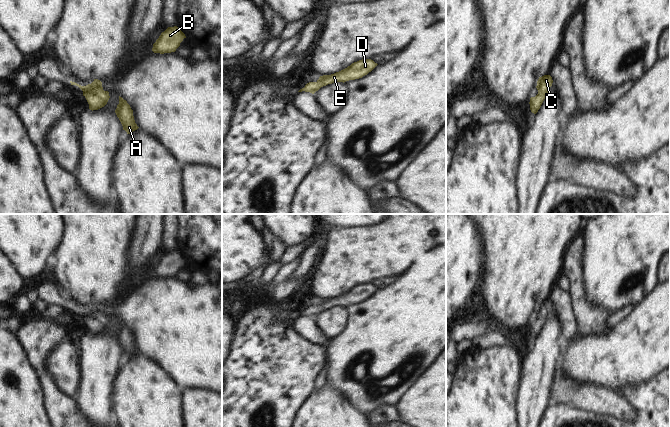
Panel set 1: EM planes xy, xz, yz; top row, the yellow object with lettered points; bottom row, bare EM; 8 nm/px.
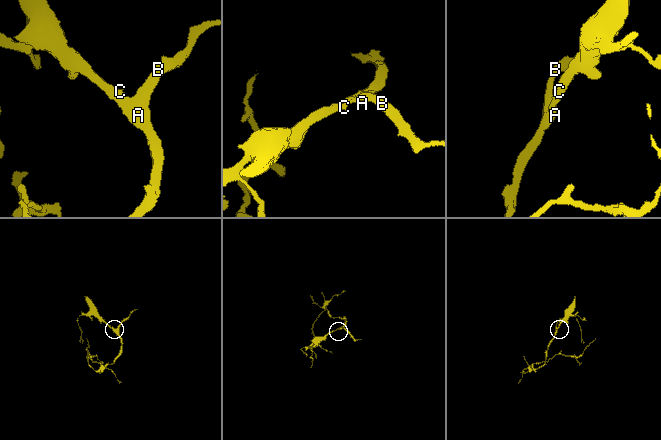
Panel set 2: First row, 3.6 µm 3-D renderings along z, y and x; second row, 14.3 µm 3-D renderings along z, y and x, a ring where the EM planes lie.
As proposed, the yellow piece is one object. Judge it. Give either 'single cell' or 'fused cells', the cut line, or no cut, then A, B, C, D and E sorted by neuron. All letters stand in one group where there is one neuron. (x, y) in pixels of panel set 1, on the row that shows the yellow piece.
single cell; no cut; A B C D E

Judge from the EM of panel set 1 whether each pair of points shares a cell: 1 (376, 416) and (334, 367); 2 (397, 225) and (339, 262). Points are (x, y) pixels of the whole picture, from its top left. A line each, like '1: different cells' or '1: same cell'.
1: different cells
2: same cell

